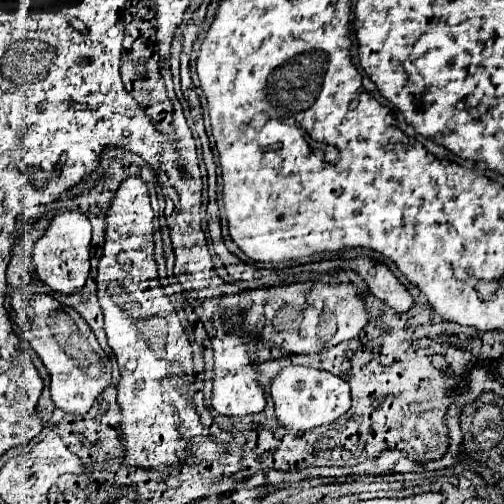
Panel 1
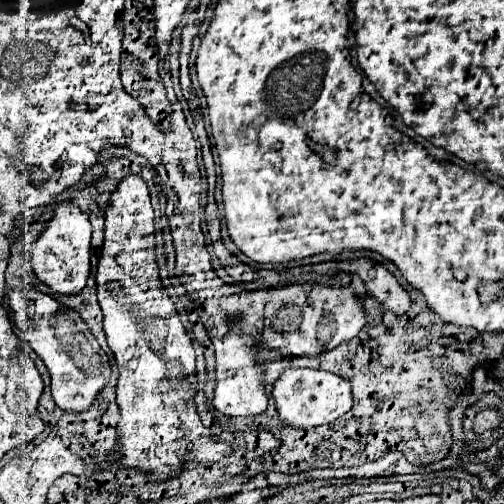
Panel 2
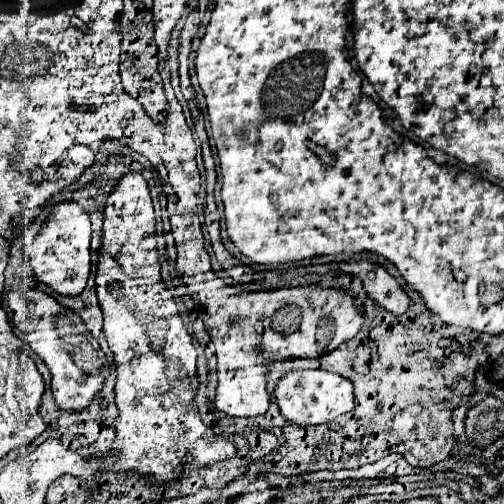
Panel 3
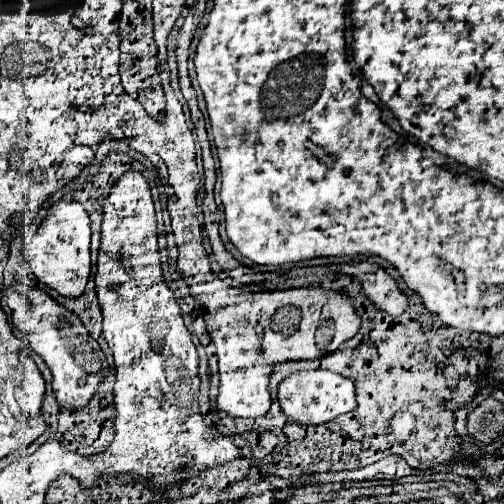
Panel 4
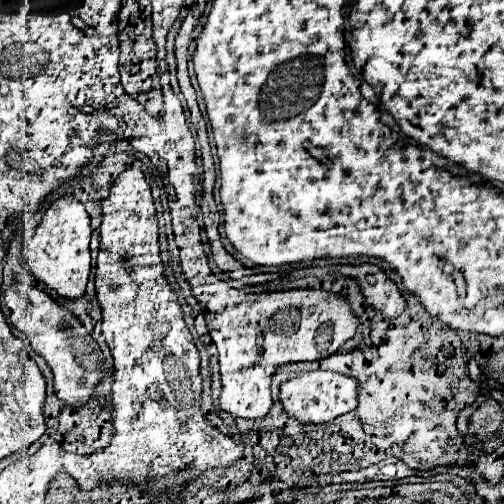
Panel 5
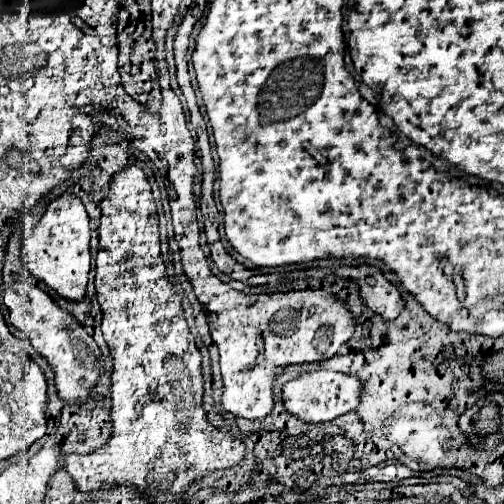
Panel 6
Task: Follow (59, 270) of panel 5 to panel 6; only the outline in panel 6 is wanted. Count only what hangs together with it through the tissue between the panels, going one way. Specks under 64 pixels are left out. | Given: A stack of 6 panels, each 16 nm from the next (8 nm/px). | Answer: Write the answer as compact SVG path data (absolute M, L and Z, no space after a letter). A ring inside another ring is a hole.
M64 192L48 204L46 212L42 214L42 220L38 220L38 224L32 226L30 236L22 240L22 262L38 280L46 282L60 297L76 302L84 300L91 270L91 253L88 246L90 232L88 214L82 200L74 194Z

